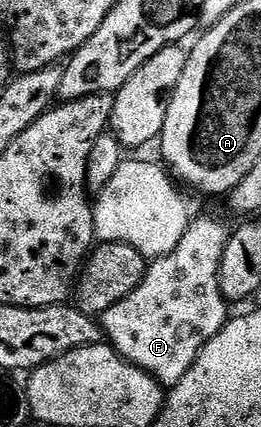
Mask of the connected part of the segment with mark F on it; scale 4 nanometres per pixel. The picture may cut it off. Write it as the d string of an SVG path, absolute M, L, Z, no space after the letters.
M211 216L192 219L191 225L185 230L185 238L181 238L177 244L177 250L150 261L140 285L101 315L101 332L106 343L130 364L148 372L164 389L174 388L177 382L181 382L181 378L185 378L185 374L189 374L189 366L197 362L203 347L228 322L229 301L221 294L219 271L231 234L230 227L226 228L221 221Z

